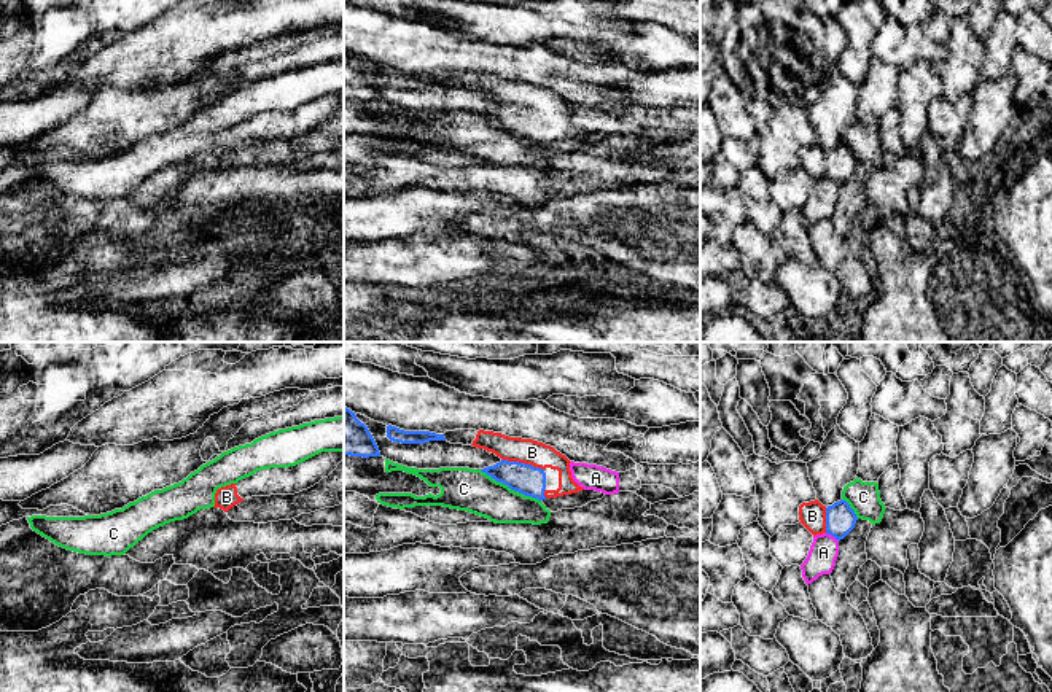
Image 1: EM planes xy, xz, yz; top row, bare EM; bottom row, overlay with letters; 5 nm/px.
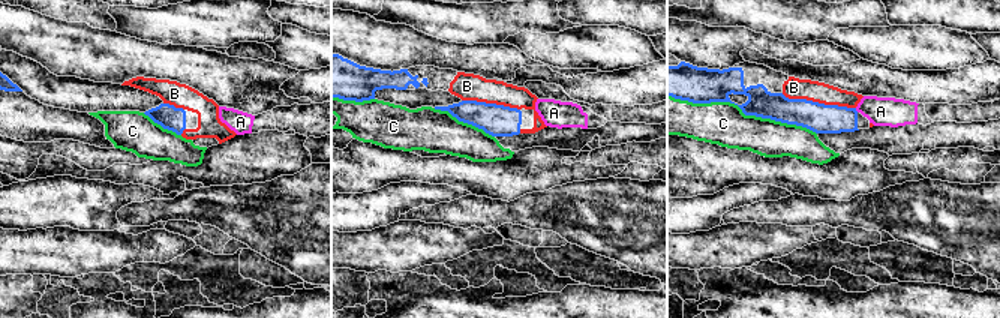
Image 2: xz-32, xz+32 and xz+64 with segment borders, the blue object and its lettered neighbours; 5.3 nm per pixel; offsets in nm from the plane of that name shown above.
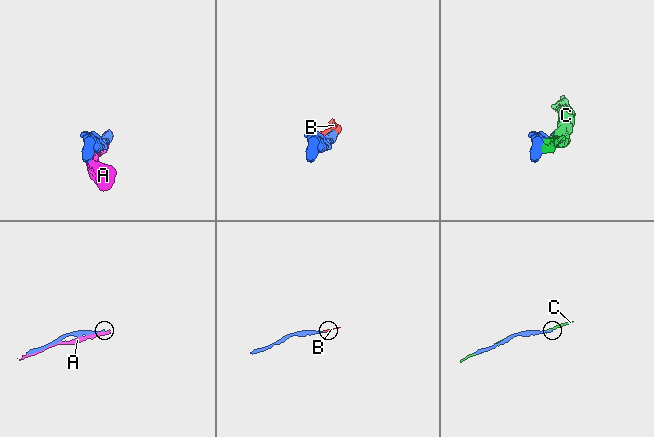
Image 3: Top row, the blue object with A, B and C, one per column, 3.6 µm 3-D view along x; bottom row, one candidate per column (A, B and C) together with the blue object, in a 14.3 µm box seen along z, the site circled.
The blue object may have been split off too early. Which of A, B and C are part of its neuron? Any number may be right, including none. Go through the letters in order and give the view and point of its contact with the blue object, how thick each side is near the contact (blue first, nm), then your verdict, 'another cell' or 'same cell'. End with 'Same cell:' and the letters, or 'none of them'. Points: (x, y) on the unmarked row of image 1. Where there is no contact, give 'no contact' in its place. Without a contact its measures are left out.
A: meets blue in yz at (833, 178); 150 nm thick on the blue side, 150 nm on the other; another cell
B: meets blue in xz at (522, 107); 150 nm thick on the blue side, 130 nm on the other; same cell
C: meets blue in xz at (510, 131); 150 nm thick on the blue side, 220 nm on the other; another cell
Same cell: B

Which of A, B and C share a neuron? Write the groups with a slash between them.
A / B / C

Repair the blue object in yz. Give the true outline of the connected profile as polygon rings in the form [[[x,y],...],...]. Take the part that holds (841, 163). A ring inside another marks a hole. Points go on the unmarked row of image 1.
[[[815,143],[799,150],[799,164],[813,180],[828,177],[840,185],[855,172],[858,161],[845,143],[828,151]]]

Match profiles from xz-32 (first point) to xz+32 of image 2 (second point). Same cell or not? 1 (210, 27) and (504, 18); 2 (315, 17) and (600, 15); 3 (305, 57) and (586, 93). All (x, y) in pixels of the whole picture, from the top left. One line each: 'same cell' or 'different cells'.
1: same cell
2: same cell
3: different cells

